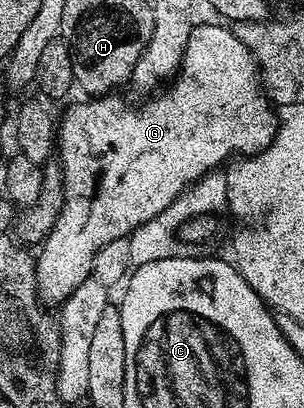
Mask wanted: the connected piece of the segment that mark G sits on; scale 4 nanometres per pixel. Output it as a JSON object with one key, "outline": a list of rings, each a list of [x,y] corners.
{"outline":[[[199,23],[194,27],[177,76],[165,90],[143,100],[146,101],[134,109],[118,94],[86,98],[83,104],[72,105],[63,114],[62,121],[57,121],[56,156],[62,161],[66,201],[56,218],[56,226],[36,252],[38,296],[47,306],[62,305],[74,288],[92,276],[94,256],[99,248],[113,240],[127,239],[187,187],[205,174],[221,169],[231,158],[262,152],[278,129],[278,117],[264,95],[260,69],[253,54],[233,30],[218,24]]]}

